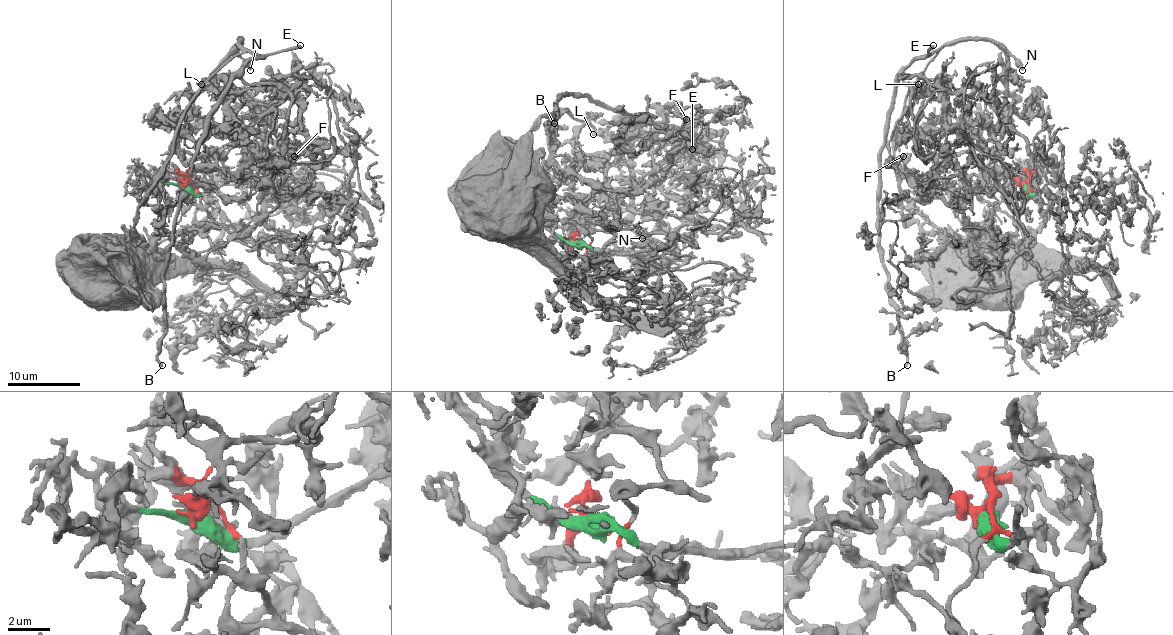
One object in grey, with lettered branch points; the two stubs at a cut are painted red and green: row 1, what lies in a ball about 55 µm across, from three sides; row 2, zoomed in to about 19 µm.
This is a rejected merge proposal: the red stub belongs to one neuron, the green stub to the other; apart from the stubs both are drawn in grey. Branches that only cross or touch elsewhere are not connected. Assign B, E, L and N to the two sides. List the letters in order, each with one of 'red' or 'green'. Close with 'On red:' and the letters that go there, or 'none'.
B: green
E: green
L: red
N: green
On red: L

